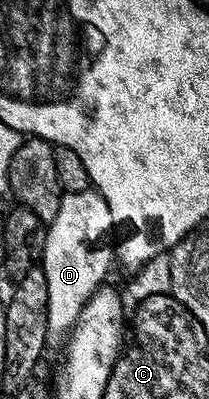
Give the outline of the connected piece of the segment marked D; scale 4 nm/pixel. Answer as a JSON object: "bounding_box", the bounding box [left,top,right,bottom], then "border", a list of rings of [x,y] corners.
{"bounding_box":[39,188,115,340],"border":[[[90,188],[83,192],[62,193],[61,203],[59,204],[59,212],[55,212],[55,220],[51,220],[47,224],[45,231],[45,247],[43,248],[43,256],[39,263],[39,269],[45,273],[45,279],[47,280],[47,324],[49,325],[50,339],[56,340],[56,338],[64,339],[66,335],[72,331],[73,327],[77,325],[79,319],[81,319],[81,313],[86,304],[91,300],[91,296],[96,294],[98,290],[102,289],[105,277],[109,274],[109,265],[115,262],[115,250],[112,245],[108,246],[101,237],[108,232],[109,229],[114,229],[115,223],[111,216],[111,208],[107,208],[107,200],[103,200],[103,196],[98,194],[96,190]]]}

